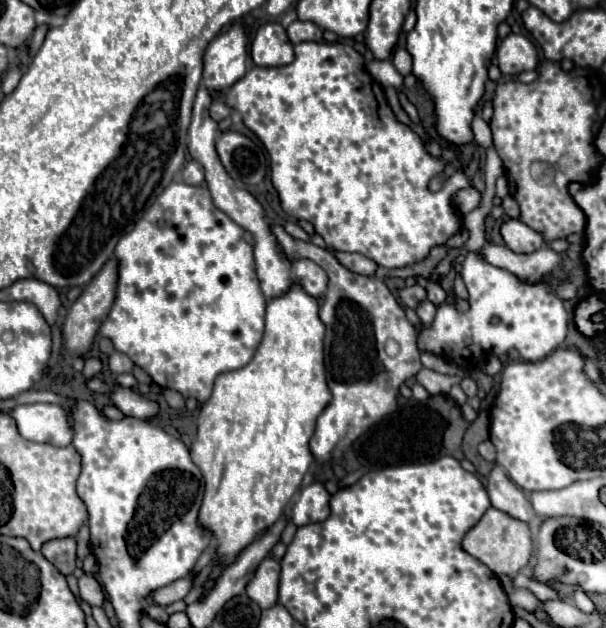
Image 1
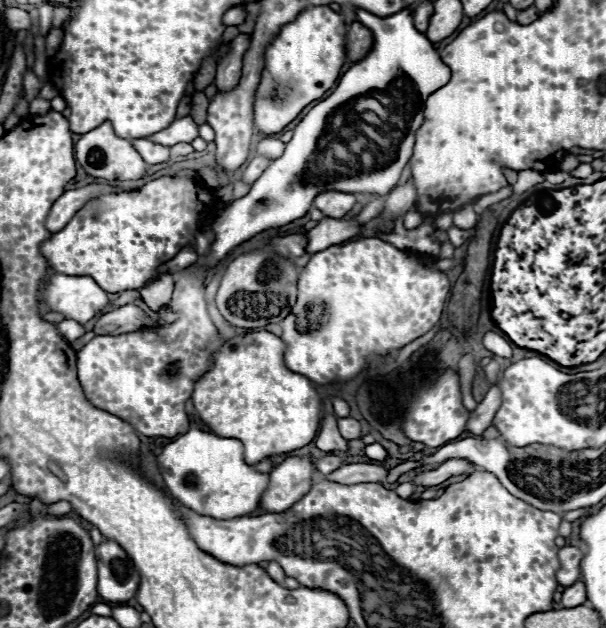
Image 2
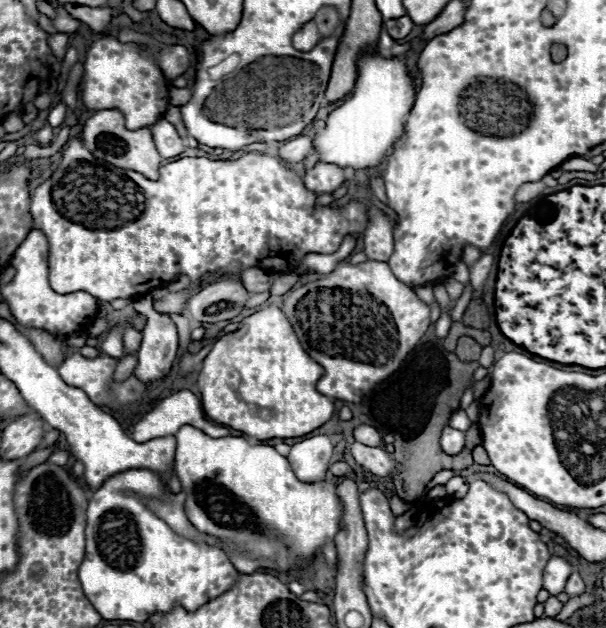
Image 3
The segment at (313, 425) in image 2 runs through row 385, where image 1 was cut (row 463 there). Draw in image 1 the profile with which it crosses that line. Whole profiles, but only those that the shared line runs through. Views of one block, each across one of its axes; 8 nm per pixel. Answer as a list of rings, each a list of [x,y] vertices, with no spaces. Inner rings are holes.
[[[292,284],[282,296],[276,296],[272,300],[268,300],[266,304],[266,330],[264,330],[264,338],[254,354],[254,358],[240,370],[232,370],[232,372],[224,372],[216,378],[214,382],[214,392],[212,396],[204,402],[202,410],[200,410],[200,416],[198,416],[198,432],[196,432],[196,438],[190,446],[190,456],[194,460],[194,464],[202,470],[204,474],[204,482],[206,482],[206,492],[204,492],[204,502],[202,502],[202,508],[200,508],[200,524],[206,526],[208,530],[214,532],[216,540],[218,540],[218,554],[222,556],[224,562],[232,562],[234,556],[244,550],[252,540],[254,536],[264,530],[264,528],[270,528],[280,516],[282,516],[282,510],[284,506],[288,504],[288,500],[292,498],[292,494],[298,490],[300,482],[302,482],[302,476],[306,474],[306,470],[310,468],[312,464],[312,454],[310,454],[310,448],[308,448],[308,440],[312,438],[314,430],[316,430],[316,420],[318,416],[326,410],[328,402],[330,402],[330,390],[326,386],[326,376],[324,376],[324,324],[322,320],[318,318],[318,302],[316,298],[312,298],[310,294],[304,292],[304,288],[300,284]]]

